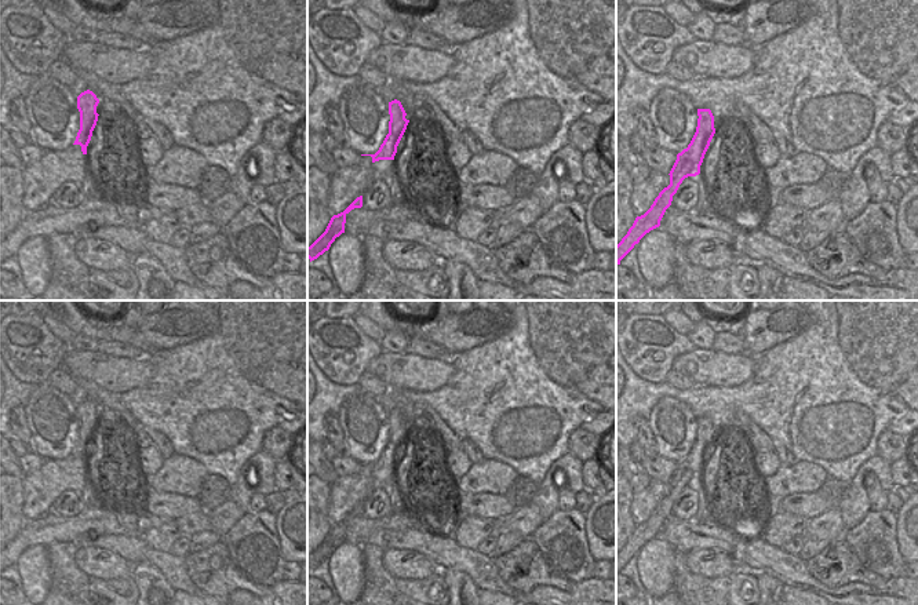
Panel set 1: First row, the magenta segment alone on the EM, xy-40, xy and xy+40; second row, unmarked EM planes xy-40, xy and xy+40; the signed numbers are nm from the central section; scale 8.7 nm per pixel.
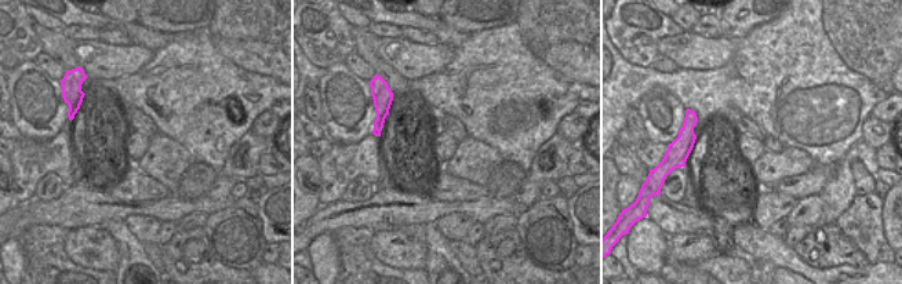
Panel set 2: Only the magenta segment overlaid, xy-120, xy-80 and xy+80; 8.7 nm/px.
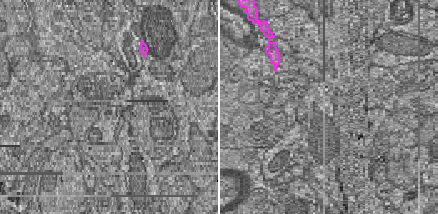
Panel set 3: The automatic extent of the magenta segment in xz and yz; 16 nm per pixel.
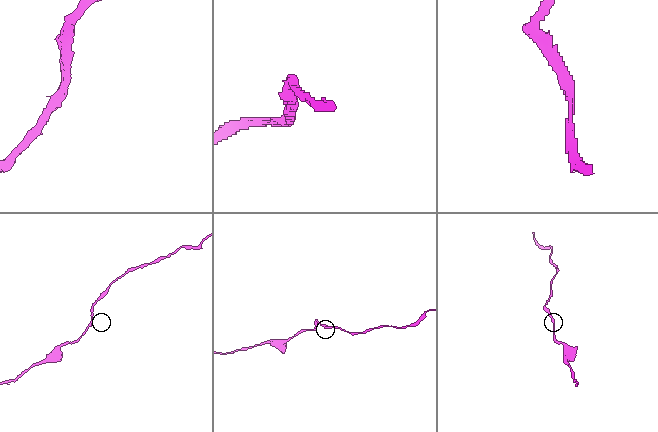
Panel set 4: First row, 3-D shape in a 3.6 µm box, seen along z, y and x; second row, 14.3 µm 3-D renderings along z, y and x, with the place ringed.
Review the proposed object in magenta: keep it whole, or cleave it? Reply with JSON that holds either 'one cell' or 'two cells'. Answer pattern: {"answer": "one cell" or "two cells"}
{"answer": "one cell"}

